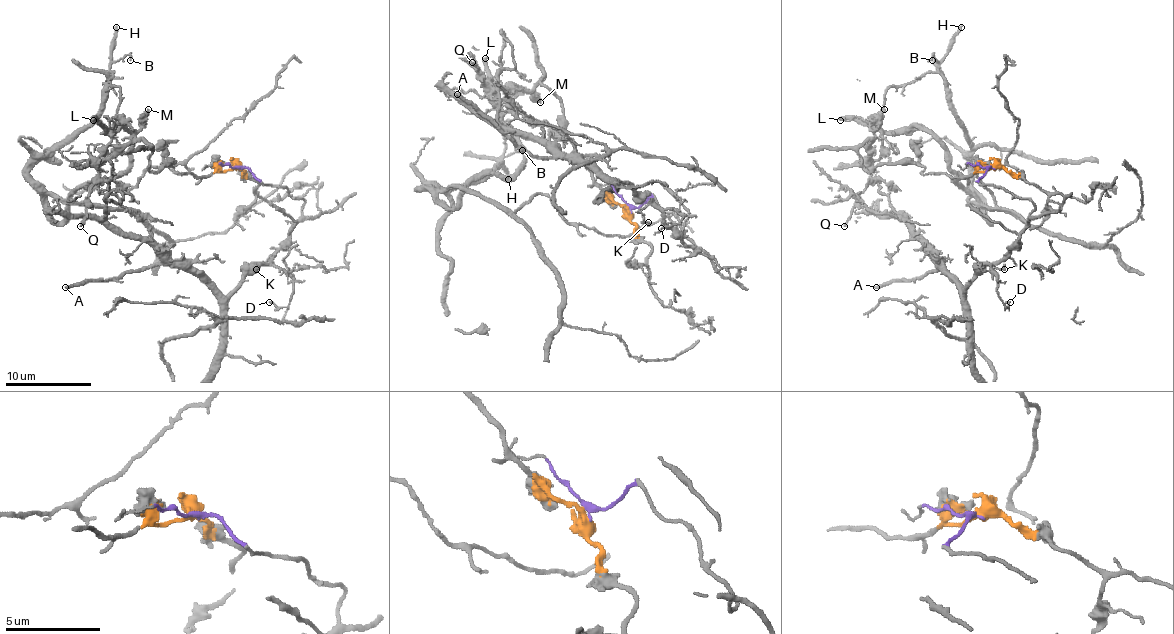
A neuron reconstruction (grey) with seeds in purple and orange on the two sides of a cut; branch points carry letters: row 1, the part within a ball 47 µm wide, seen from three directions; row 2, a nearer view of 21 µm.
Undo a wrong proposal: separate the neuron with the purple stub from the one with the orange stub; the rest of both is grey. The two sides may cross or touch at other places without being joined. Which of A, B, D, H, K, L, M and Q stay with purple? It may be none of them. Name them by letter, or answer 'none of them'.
A, D, K

